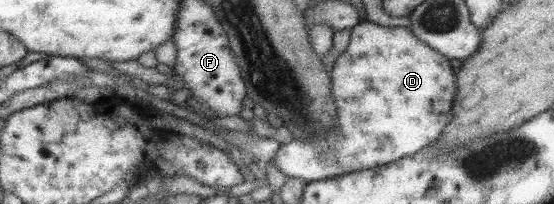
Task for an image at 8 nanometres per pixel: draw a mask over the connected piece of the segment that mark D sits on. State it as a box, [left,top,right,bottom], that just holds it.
[266,20,456,182]

